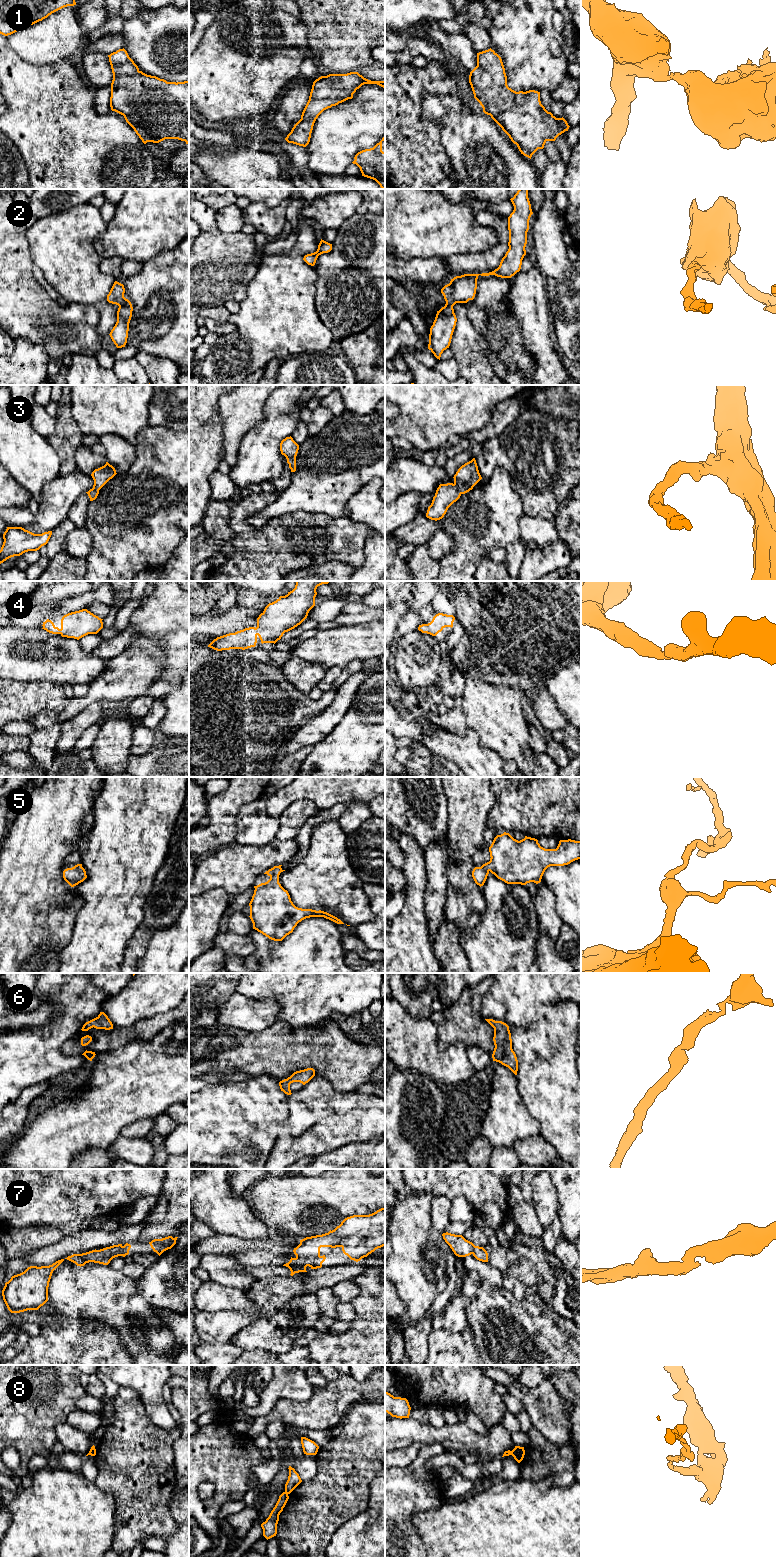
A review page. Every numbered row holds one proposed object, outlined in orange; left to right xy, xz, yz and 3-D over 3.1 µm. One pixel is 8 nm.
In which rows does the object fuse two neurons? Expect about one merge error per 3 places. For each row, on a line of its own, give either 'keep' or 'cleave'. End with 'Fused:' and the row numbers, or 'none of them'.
1: keep
2: keep
3: keep
4: keep
5: keep
6: keep
7: keep
8: cleave
Fused: 8

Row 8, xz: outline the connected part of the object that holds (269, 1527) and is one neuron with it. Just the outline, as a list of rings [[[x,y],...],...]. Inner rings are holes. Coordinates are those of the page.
[[[283,1492],[279,1499],[271,1511],[269,1517],[266,1519],[265,1522],[261,1524],[261,1527],[263,1529],[263,1536],[268,1540],[277,1534],[277,1524],[279,1521],[279,1515],[283,1511],[283,1508],[285,1507],[287,1501],[289,1499],[289,1496],[286,1492]]]

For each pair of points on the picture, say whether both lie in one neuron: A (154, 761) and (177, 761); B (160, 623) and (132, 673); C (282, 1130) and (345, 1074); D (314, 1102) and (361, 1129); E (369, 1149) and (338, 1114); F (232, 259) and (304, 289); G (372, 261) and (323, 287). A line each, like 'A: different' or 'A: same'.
A: same
B: different
C: different
D: same
E: different
F: different
G: same

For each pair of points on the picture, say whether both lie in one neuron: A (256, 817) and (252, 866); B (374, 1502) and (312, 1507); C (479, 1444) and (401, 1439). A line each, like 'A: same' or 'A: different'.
A: different
B: different
C: same

